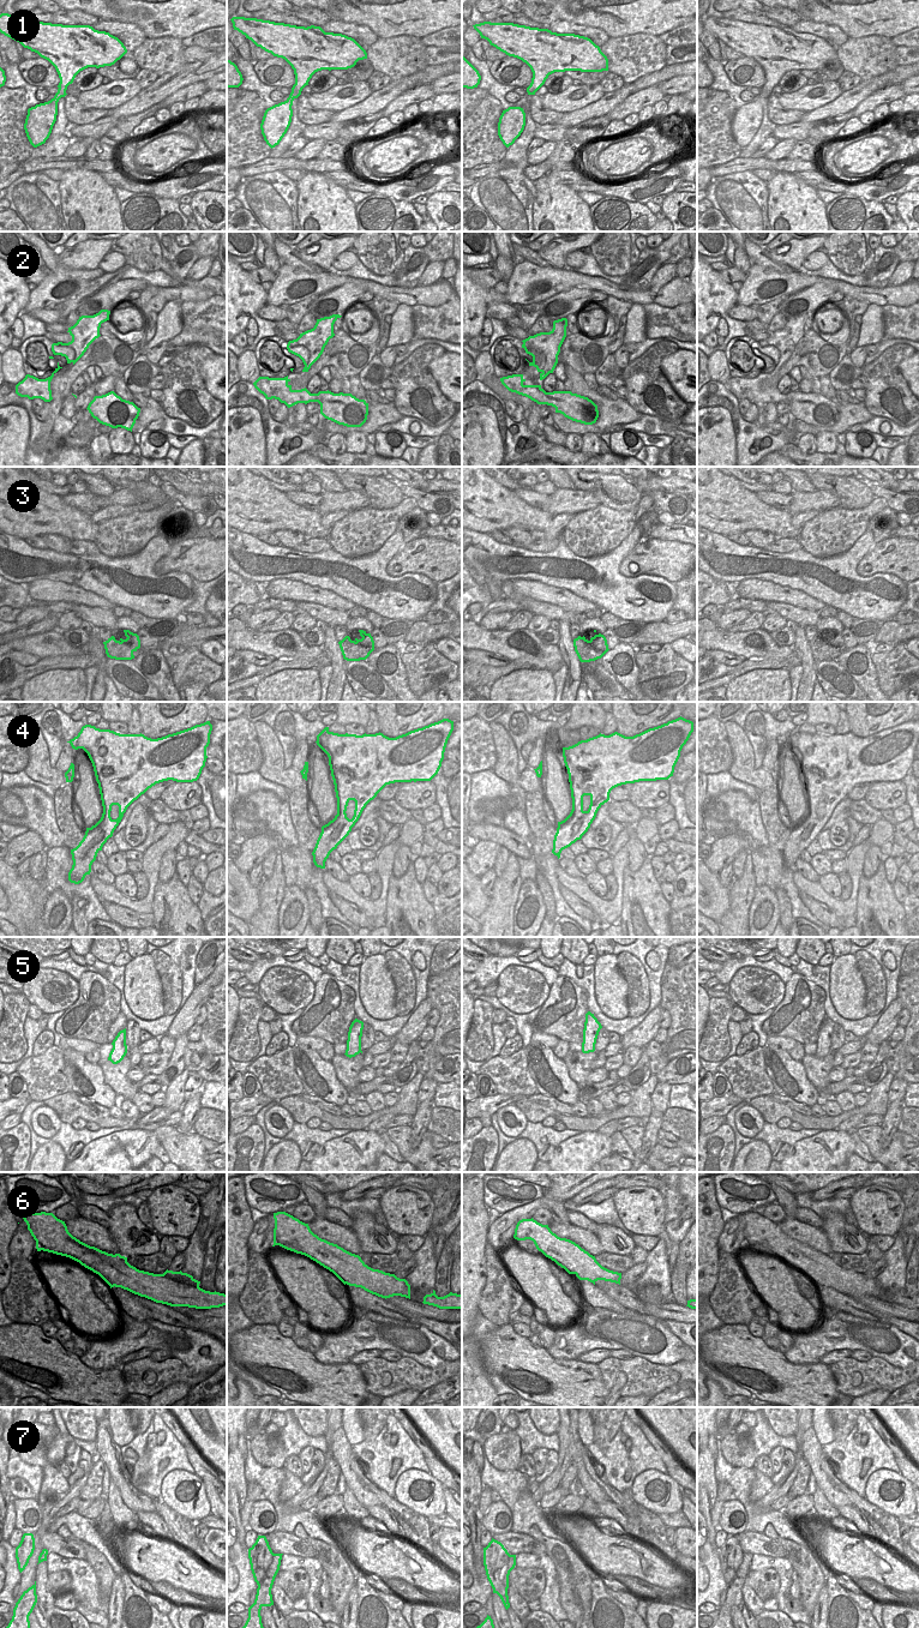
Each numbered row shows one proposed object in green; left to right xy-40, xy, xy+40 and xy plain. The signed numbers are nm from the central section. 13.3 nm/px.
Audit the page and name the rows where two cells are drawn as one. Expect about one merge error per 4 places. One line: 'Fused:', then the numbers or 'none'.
Fused: 6, 7

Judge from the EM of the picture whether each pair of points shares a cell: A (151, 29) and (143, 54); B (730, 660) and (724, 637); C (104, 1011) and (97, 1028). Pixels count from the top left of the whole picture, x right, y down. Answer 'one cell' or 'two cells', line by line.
A: two cells
B: two cells
C: one cell

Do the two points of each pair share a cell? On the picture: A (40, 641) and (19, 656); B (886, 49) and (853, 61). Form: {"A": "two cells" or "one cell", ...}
{"A": "two cells", "B": "one cell"}

